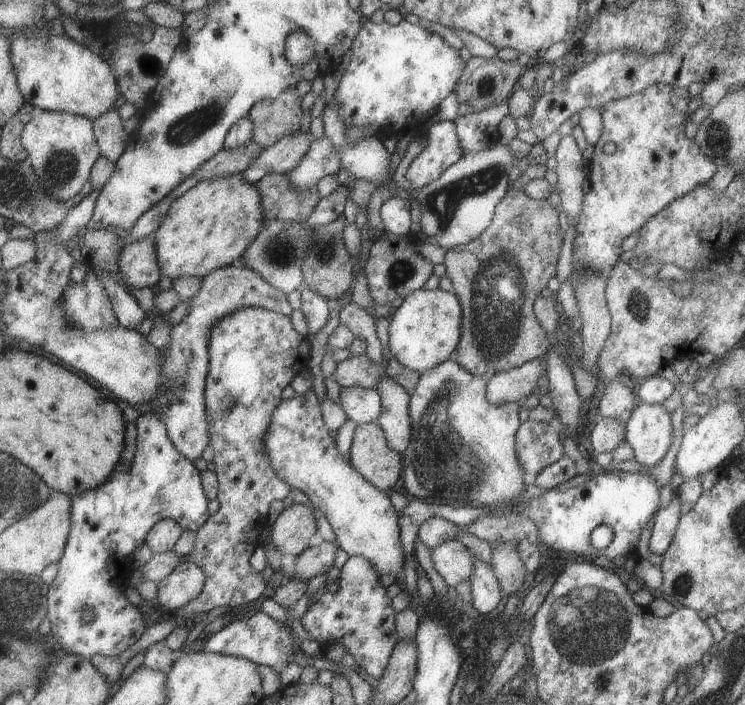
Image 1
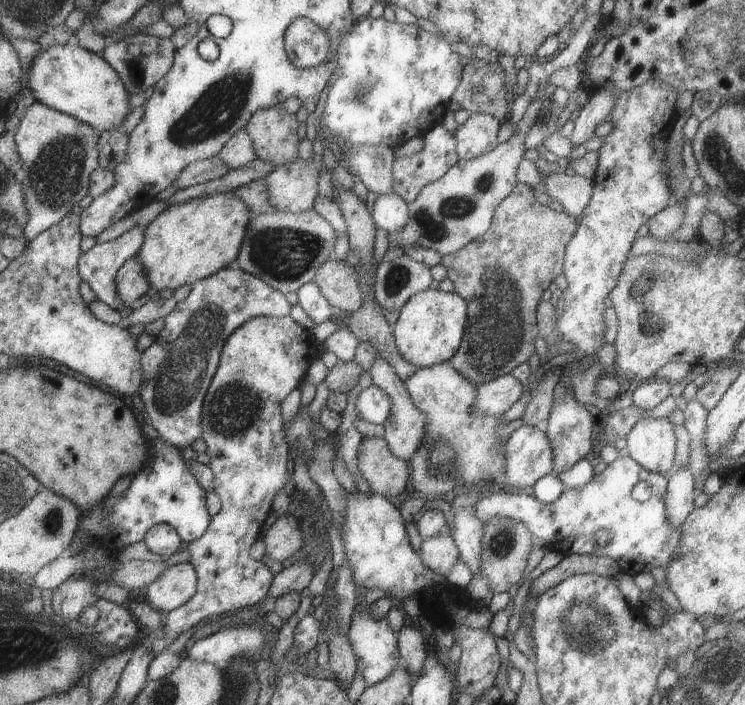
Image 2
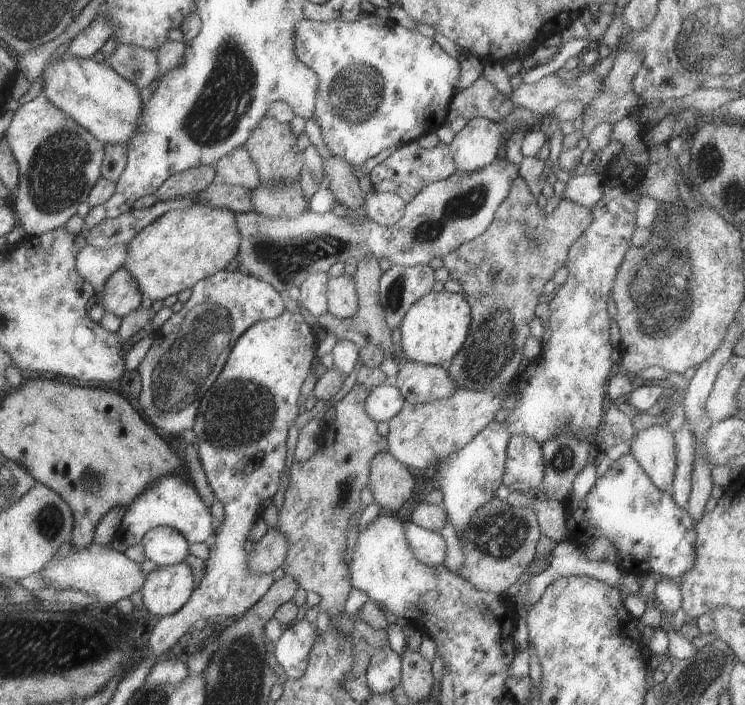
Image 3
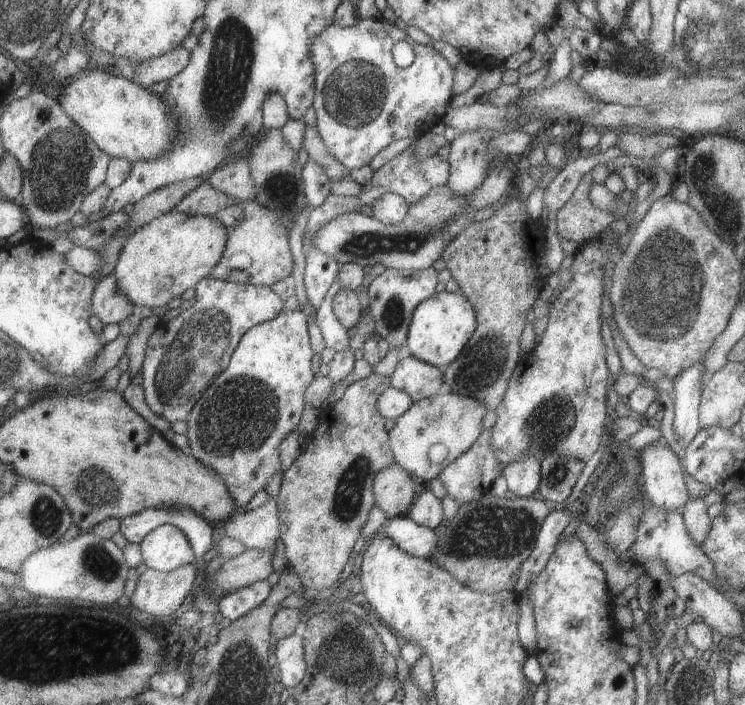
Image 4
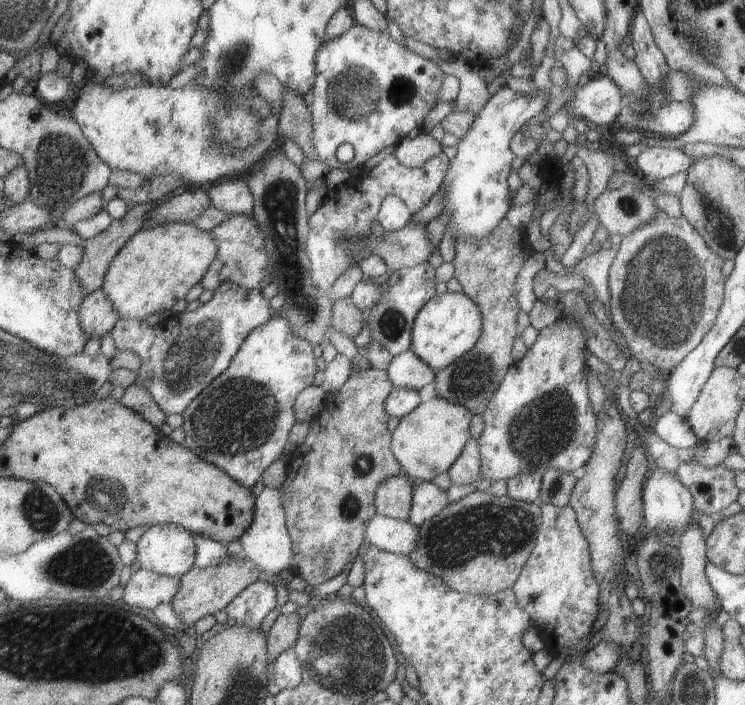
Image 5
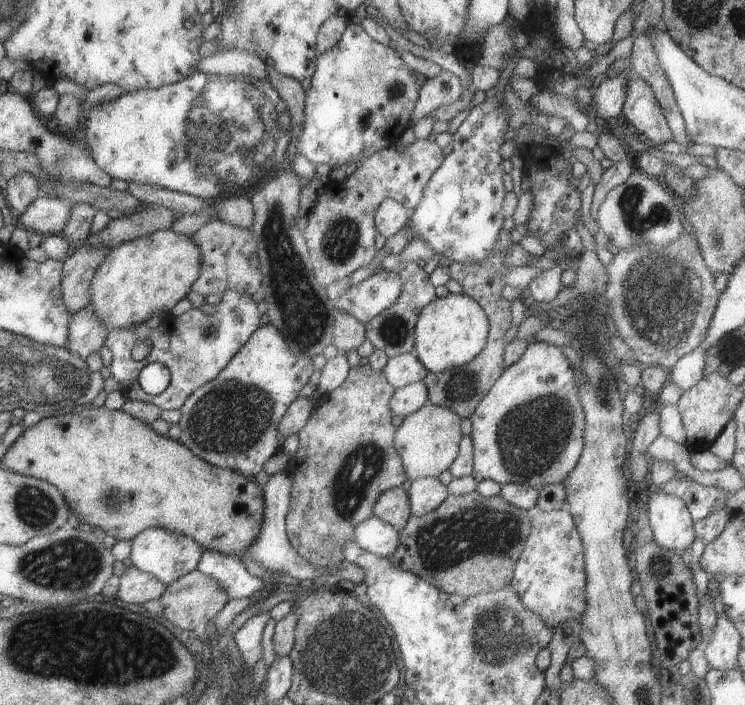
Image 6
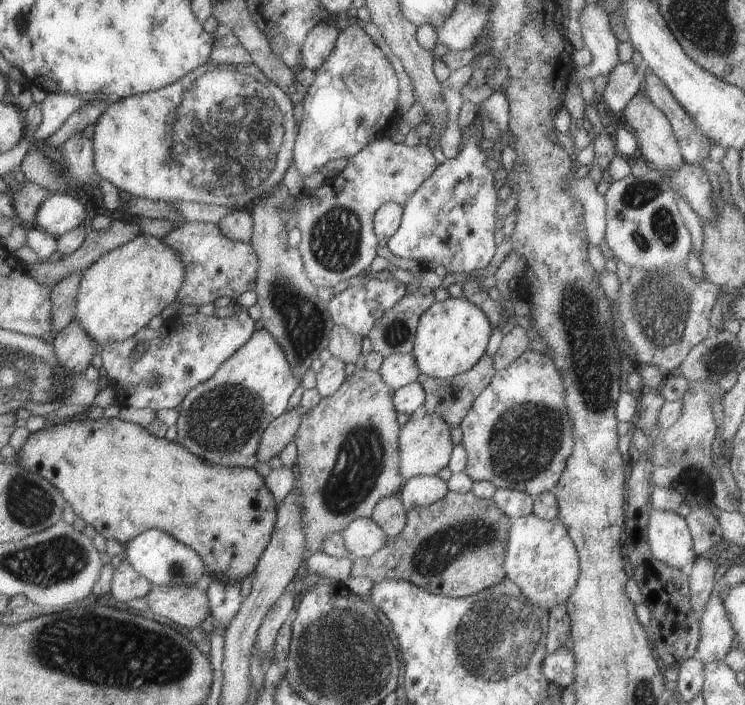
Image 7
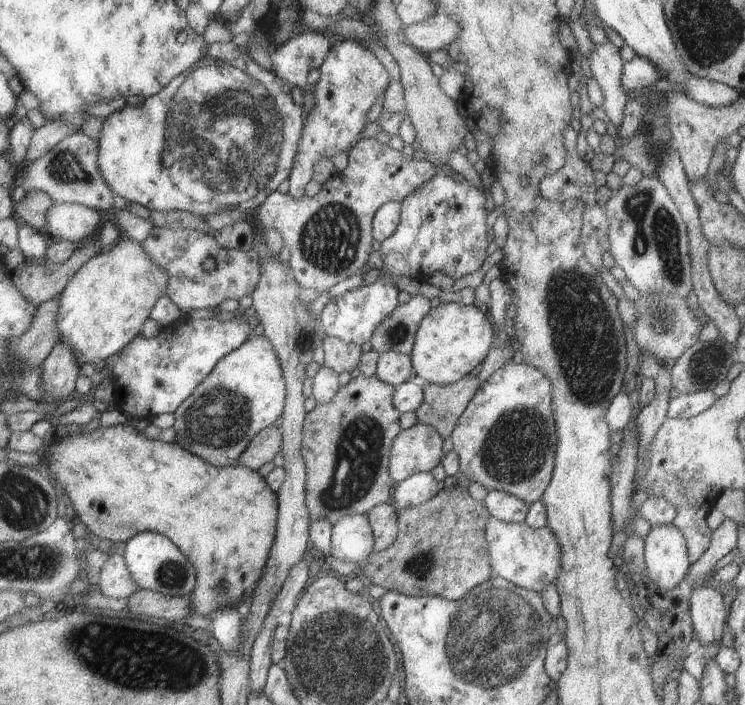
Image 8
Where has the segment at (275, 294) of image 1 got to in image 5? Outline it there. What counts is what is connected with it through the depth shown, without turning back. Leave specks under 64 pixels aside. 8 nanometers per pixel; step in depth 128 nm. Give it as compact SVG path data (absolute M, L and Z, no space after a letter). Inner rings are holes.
M222 282L213 292L211 298L195 310L177 313L157 325L149 326L144 320L119 317L109 332L119 351L131 350L139 356L141 365L137 369L135 384L147 390L161 412L166 415L181 414L189 402L229 366L247 333L275 316L269 307L269 299L266 299L260 290L244 289L235 283Z

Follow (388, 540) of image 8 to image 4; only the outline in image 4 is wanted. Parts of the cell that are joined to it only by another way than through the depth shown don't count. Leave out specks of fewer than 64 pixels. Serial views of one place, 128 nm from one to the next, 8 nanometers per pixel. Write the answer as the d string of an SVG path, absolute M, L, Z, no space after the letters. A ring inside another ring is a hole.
M393 462L389 466L382 468L375 473L372 480L372 491L375 505L378 506L389 519L405 514L407 507L409 508L417 495L415 488L416 480L409 476L406 470L403 470L397 463Z

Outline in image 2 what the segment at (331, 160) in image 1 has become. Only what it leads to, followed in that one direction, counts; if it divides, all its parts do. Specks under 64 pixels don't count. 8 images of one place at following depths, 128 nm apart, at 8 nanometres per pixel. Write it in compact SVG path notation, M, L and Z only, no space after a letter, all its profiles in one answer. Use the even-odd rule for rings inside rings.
M313 153L311 154L309 161L304 162L297 157L293 162L285 163L276 166L264 179L266 182L267 192L270 203L276 208L276 210L286 213L300 213L301 211L312 208L313 199L317 195L317 180L319 176L319 161L315 160Z

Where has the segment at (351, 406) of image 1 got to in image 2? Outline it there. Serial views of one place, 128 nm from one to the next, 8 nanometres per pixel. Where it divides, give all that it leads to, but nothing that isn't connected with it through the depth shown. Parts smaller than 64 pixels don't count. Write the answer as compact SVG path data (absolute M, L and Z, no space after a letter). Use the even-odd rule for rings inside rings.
M373 384L363 388L354 401L357 418L371 424L382 424L391 408L387 394Z

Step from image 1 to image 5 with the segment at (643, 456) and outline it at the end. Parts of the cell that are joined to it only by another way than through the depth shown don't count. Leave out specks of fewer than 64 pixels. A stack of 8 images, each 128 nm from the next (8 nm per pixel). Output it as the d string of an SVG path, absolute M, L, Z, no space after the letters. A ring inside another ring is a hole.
M651 466L649 474L642 484L643 518L646 527L659 531L669 531L674 535L681 533L686 524L691 521L693 504L691 493L677 479L675 472L669 472L659 467Z

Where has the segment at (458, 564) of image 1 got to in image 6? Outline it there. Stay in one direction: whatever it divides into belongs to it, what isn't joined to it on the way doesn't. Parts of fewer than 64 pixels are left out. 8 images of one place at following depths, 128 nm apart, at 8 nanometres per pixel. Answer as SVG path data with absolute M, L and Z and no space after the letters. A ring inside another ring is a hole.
M371 516L355 526L353 542L371 554L388 557L397 550L400 536L396 528Z

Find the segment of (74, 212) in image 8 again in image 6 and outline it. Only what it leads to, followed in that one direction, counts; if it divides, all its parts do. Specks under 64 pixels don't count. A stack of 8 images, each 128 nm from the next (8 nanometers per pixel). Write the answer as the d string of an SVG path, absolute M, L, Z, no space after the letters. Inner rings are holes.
M42 194L27 205L16 224L43 236L61 234L69 209L70 206L57 197Z

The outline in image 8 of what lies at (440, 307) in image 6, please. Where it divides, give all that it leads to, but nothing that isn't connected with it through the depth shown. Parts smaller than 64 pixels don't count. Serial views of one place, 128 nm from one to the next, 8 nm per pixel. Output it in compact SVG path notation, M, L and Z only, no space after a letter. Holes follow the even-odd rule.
M449 302L431 307L419 321L410 354L417 381L438 385L458 381L486 357L493 345L494 335L493 324L480 305Z

